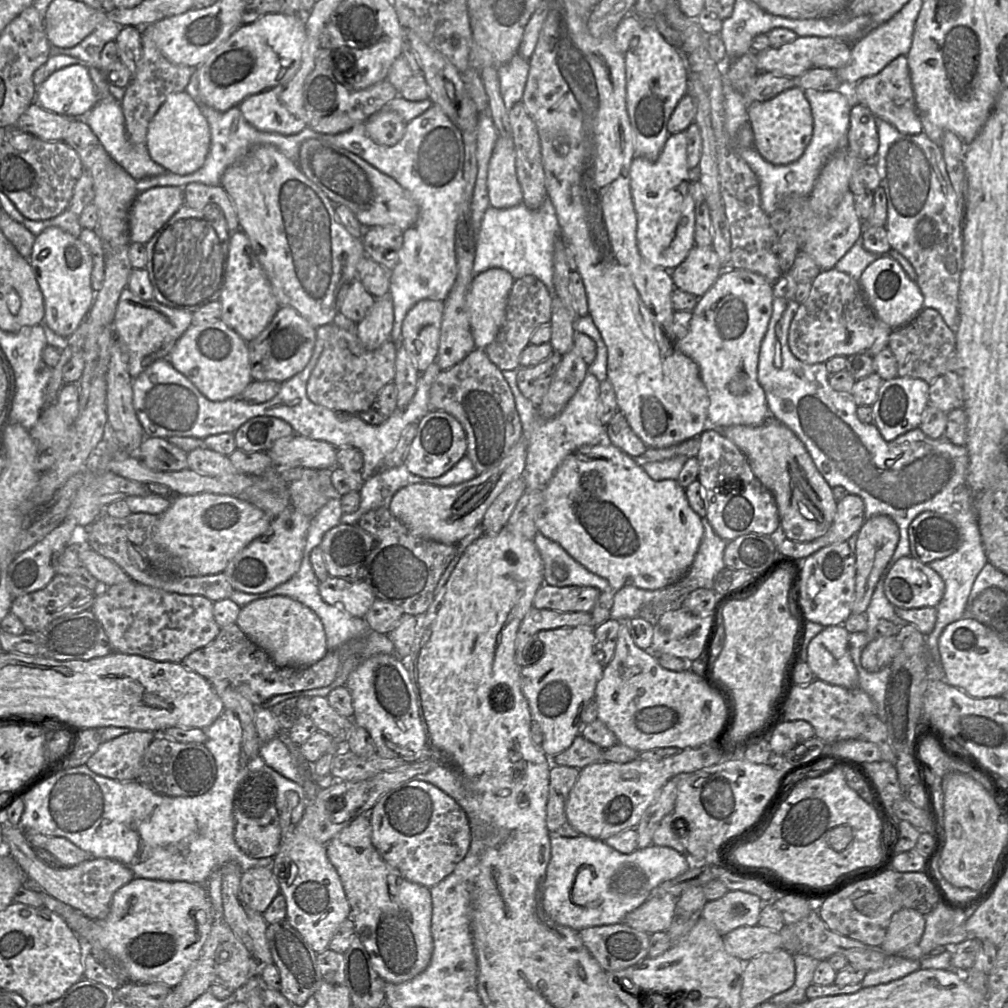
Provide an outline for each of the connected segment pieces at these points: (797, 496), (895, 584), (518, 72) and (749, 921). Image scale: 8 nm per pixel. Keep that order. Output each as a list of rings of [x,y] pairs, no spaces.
[[[768,419],[759,426],[730,426],[721,429],[747,457],[754,475],[773,495],[778,508],[780,532],[795,542],[809,542],[831,527],[837,502],[832,488],[816,468],[802,441],[787,426]]]
[[[911,555],[897,560],[884,581],[884,593],[895,608],[936,608],[944,590],[941,576]]]
[[[516,53],[509,62],[497,68],[500,92],[507,111],[522,101],[529,73],[529,61]]]
[[[729,890],[723,897],[707,901],[701,917],[724,936],[741,926],[755,926],[761,913],[761,898],[757,895]]]

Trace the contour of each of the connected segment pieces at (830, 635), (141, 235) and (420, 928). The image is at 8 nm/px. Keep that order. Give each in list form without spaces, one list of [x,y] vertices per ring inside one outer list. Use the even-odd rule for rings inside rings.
[[[843,625],[825,627],[810,641],[806,663],[816,679],[857,689],[858,672],[850,655],[848,635]]]
[[[157,186],[139,193],[129,213],[130,241],[146,244],[183,204],[183,188],[178,186]]]
[[[361,814],[340,830],[326,844],[327,856],[337,870],[351,907],[355,933],[366,948],[373,967],[387,983],[399,984],[422,973],[433,953],[431,933],[432,898],[430,888],[406,879],[401,872],[386,862],[371,840],[369,814]]]

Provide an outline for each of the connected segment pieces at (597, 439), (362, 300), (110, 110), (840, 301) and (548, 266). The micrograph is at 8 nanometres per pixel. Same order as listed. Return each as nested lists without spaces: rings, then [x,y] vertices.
[[[517,370],[502,371],[513,393],[516,409],[522,424],[522,437],[527,445],[526,465],[522,478],[526,490],[544,490],[562,461],[578,448],[607,442],[606,426],[599,417],[601,382],[590,372],[559,415],[552,419],[542,418],[537,405],[527,399],[517,385]]]
[[[356,278],[343,286],[338,294],[339,313],[355,323],[359,323],[370,311],[375,297]]]
[[[112,96],[101,98],[84,119],[111,158],[122,166],[135,180],[138,181],[142,178],[169,172],[152,160],[146,144],[134,144],[130,141],[126,132],[125,118],[120,102],[114,100]]]
[[[835,268],[829,270],[821,271],[812,281],[811,289],[808,298],[799,305],[796,310],[796,313],[791,321],[788,333],[788,346],[792,354],[800,361],[806,364],[818,364],[825,363],[829,359],[835,356],[844,356],[850,357],[855,354],[862,354],[874,357],[877,353],[879,353],[882,349],[888,348],[889,336],[891,335],[893,329],[891,329],[888,325],[882,322],[875,314],[873,309],[869,306],[866,301],[865,295],[863,293],[862,287],[858,280],[850,277],[848,274],[843,273]]]
[[[480,115],[476,149],[478,171],[470,215],[472,235],[476,239],[473,274],[477,275],[490,268],[501,268],[508,271],[515,280],[532,275],[542,281],[554,296],[554,243],[561,234],[555,207],[549,196],[537,210],[528,209],[524,203],[507,209],[490,206],[487,189],[488,165],[498,137],[491,116]]]

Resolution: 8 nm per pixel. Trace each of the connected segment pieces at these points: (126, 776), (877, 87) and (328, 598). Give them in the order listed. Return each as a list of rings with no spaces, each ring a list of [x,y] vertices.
[[[131,731],[102,742],[85,765],[94,773],[119,780],[137,780],[142,757],[157,735],[150,731]]]
[[[906,56],[897,57],[878,74],[859,81],[849,88],[849,92],[854,103],[864,105],[877,119],[890,123],[899,132],[916,135],[923,131],[917,113]]]
[[[328,576],[319,582],[320,596],[327,604],[338,606],[353,617],[363,618],[376,597],[364,581]]]

